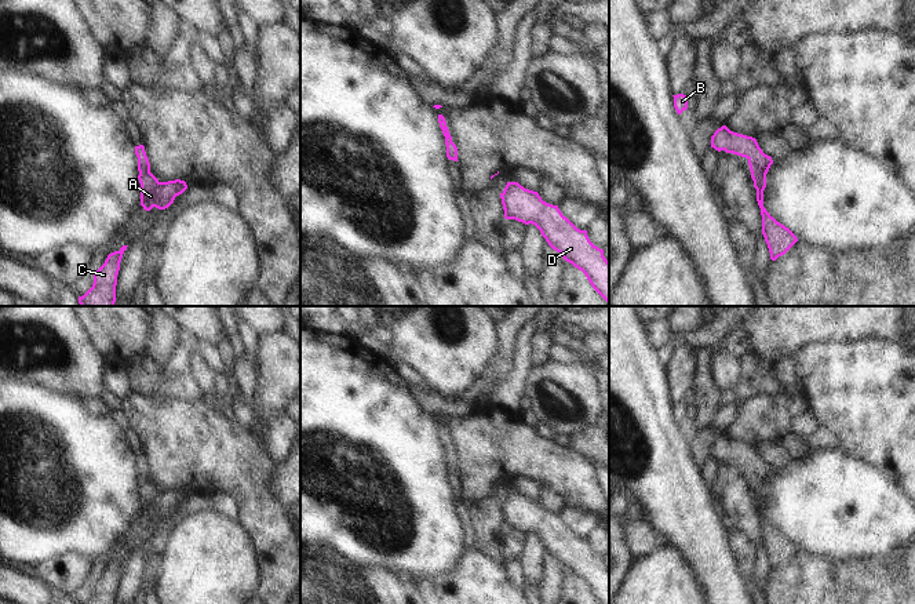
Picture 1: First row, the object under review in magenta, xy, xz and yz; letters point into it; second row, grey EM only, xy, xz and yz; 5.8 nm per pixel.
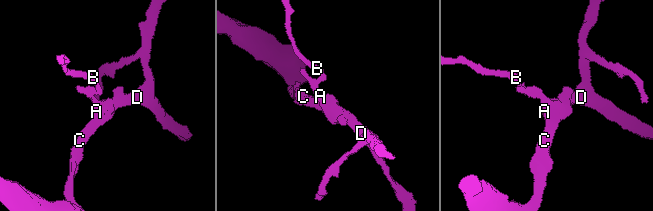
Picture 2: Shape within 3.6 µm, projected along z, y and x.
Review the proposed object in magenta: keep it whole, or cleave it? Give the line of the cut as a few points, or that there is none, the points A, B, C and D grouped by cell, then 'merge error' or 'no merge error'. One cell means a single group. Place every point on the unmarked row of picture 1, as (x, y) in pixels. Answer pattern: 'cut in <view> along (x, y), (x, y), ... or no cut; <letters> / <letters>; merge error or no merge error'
no cut; A B C D; no merge error

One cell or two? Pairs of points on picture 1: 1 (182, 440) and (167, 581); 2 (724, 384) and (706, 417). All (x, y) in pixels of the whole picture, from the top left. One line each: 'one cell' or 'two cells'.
1: two cells
2: two cells

